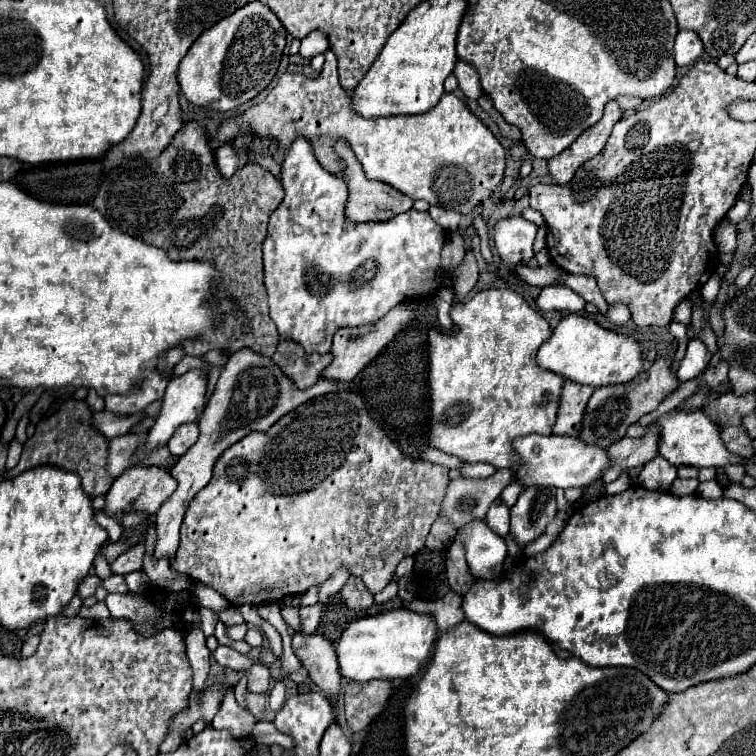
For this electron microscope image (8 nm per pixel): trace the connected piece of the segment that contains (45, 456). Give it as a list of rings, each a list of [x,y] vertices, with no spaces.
[[[66,401],[54,415],[36,425],[36,433],[24,443],[22,457],[14,469],[8,471],[8,479],[32,469],[36,465],[56,465],[66,471],[74,471],[82,479],[82,487],[88,495],[98,497],[110,489],[112,479],[106,473],[106,449],[108,439],[104,439],[96,429],[90,427],[92,411],[84,401]]]

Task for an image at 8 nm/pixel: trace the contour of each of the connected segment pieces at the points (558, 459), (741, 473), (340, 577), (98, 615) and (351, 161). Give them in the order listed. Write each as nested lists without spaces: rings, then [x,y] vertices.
[[[526,435],[514,439],[514,449],[522,457],[522,463],[516,467],[516,479],[524,485],[548,485],[548,487],[590,487],[598,479],[602,479],[602,473],[612,465],[612,459],[608,459],[608,449],[598,445],[588,445],[580,441],[578,437],[544,437],[544,435]]]
[[[728,465],[724,469],[731,483],[741,483],[746,475],[745,467],[742,465]]]
[[[338,569],[328,581],[324,581],[318,587],[318,601],[324,603],[324,601],[328,601],[328,597],[334,597],[340,591],[340,587],[346,583],[348,577],[350,577],[350,573],[346,569]]]
[[[97,602],[92,607],[82,606],[78,616],[85,619],[102,619],[102,617],[110,617],[108,608],[104,602]]]
[[[338,139],[334,145],[334,151],[336,155],[340,157],[340,161],[344,163],[344,173],[342,173],[342,179],[344,183],[348,185],[348,201],[346,201],[346,215],[350,221],[354,223],[368,223],[368,221],[390,221],[392,217],[400,215],[400,213],[406,213],[408,209],[412,209],[412,199],[404,193],[400,193],[398,189],[394,189],[392,185],[388,183],[380,183],[380,181],[372,181],[364,175],[362,171],[362,165],[358,163],[358,159],[354,157],[350,145],[344,141],[344,139]]]

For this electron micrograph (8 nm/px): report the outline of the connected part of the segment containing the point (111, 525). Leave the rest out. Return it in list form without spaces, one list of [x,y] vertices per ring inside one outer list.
[[[96,513],[96,519],[98,519],[98,523],[110,533],[110,539],[120,539],[122,529],[120,529],[118,521],[114,521],[114,517],[106,517],[106,515],[102,515],[102,513]]]

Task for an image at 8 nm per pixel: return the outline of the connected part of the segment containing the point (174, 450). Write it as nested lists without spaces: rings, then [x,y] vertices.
[[[184,423],[176,429],[172,439],[168,441],[168,449],[172,455],[186,453],[198,439],[198,425],[196,423]]]

